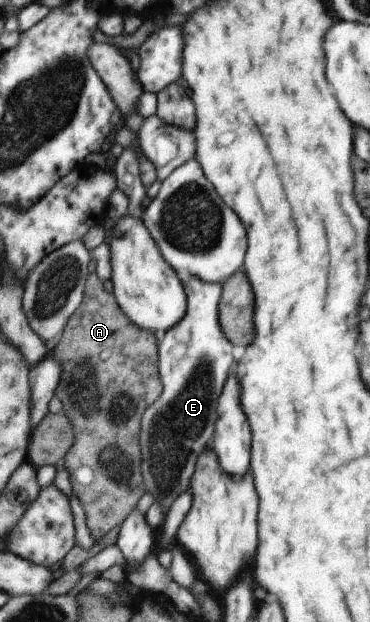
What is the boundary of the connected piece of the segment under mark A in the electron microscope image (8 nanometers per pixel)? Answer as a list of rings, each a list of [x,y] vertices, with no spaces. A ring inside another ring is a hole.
[[[89,273],[83,285],[82,301],[67,319],[60,341],[53,342],[52,355],[62,365],[60,381],[56,384],[54,396],[61,401],[61,411],[69,415],[74,426],[74,445],[65,453],[62,464],[69,473],[71,491],[79,499],[86,527],[94,543],[97,543],[100,537],[106,537],[110,529],[118,527],[133,509],[138,509],[138,501],[142,501],[142,494],[147,492],[142,479],[142,453],[138,435],[142,411],[162,393],[162,378],[159,377],[158,369],[160,336],[159,332],[143,330],[131,323],[125,313],[122,313],[117,297],[110,293],[110,289],[106,289],[106,281],[100,281],[96,274]],[[74,363],[86,363],[88,367],[92,365],[92,369],[88,369],[88,373],[82,369],[74,369]],[[80,467],[88,467],[92,471],[92,480],[88,483],[76,481],[76,471]]]

